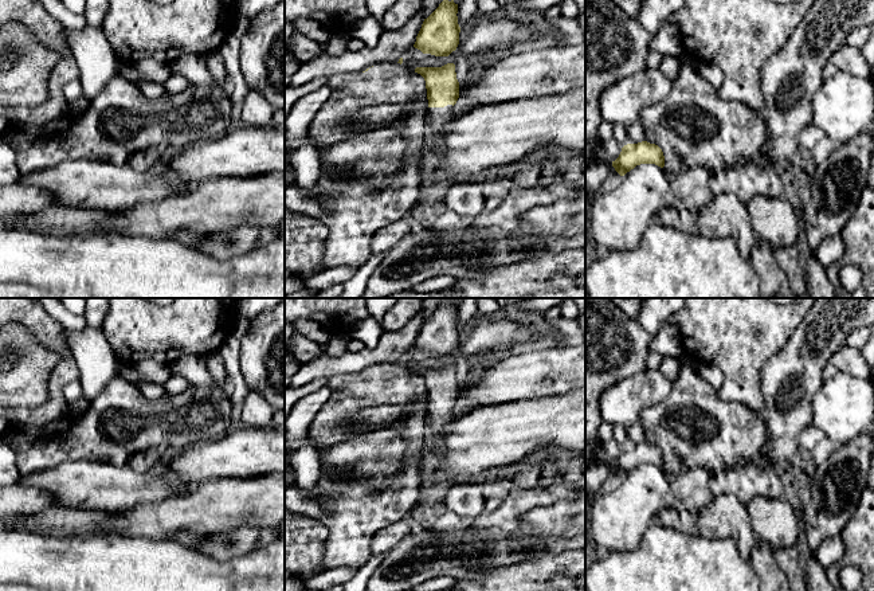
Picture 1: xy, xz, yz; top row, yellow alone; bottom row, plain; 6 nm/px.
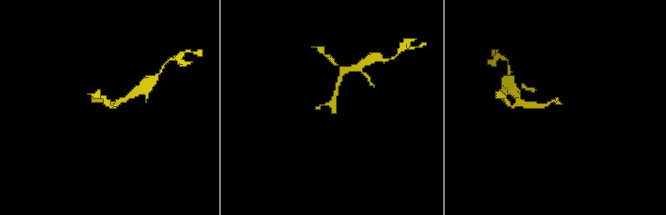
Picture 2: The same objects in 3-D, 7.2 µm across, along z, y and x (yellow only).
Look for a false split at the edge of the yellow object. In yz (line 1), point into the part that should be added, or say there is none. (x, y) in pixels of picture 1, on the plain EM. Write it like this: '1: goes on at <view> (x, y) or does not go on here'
1: does not go on here

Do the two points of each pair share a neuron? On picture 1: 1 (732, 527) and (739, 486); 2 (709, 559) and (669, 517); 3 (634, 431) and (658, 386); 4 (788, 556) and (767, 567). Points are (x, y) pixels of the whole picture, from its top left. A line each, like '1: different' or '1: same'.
1: different
2: different
3: different
4: different

